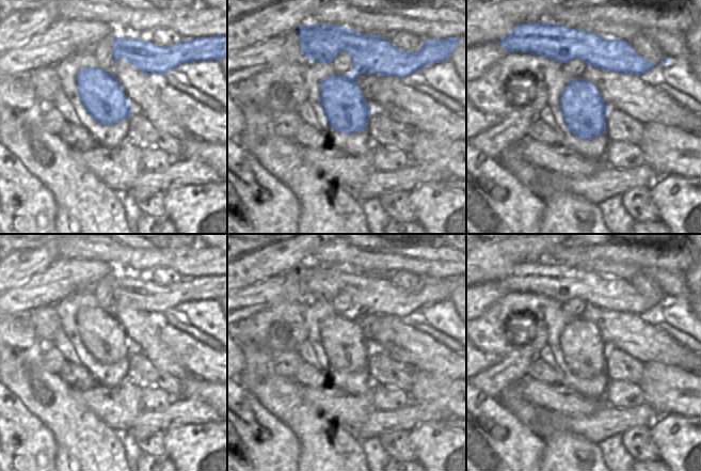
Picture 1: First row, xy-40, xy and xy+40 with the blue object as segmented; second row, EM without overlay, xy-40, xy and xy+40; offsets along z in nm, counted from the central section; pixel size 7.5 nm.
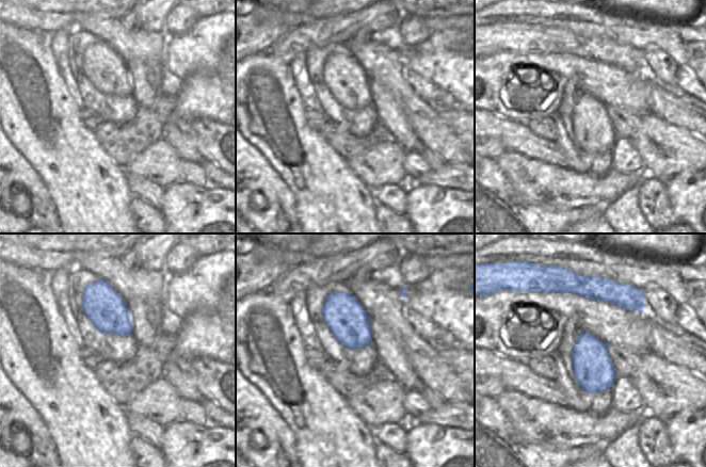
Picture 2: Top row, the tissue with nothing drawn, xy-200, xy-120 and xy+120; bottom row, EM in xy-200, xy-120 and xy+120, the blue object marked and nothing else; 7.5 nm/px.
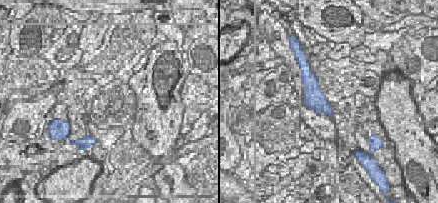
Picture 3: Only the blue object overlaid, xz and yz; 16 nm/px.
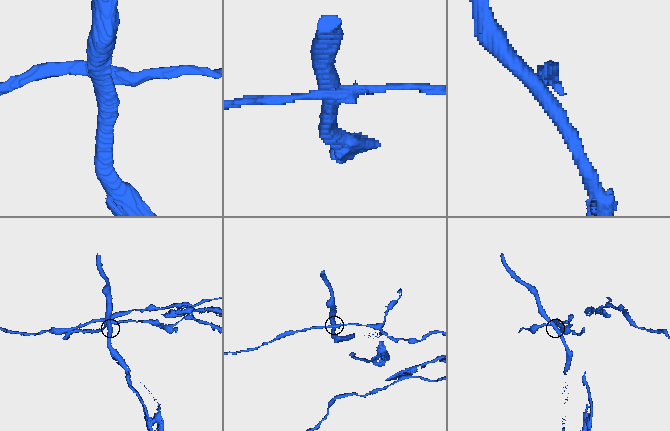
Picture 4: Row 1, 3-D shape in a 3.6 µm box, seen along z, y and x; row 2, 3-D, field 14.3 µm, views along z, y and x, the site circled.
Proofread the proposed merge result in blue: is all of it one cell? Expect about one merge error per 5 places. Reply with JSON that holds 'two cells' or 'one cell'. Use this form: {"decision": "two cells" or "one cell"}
{"decision": "two cells"}

